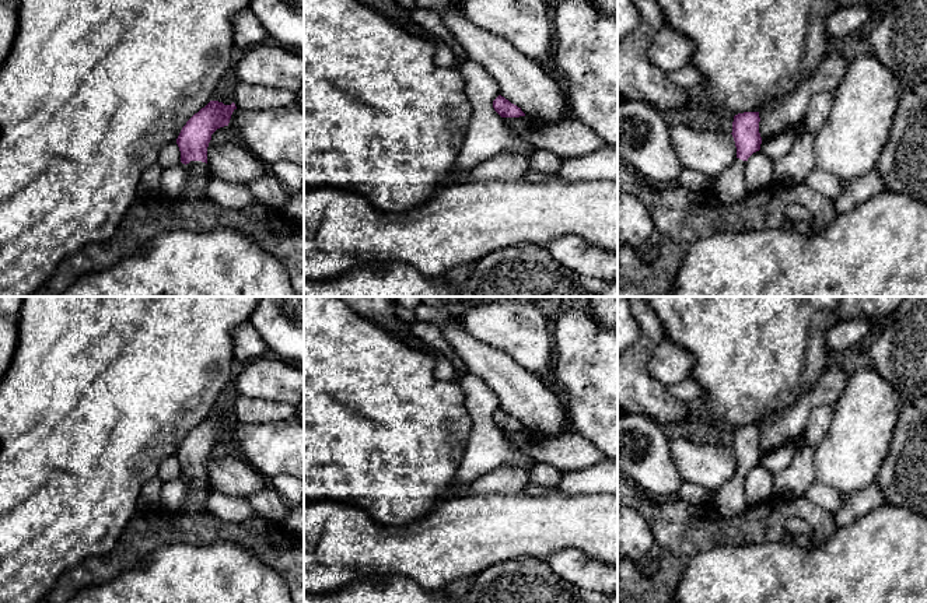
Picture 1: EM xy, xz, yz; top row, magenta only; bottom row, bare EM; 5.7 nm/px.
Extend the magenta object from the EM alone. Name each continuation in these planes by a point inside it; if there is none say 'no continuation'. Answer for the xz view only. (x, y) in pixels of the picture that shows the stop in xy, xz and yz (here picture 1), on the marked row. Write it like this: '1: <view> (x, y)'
no continuation

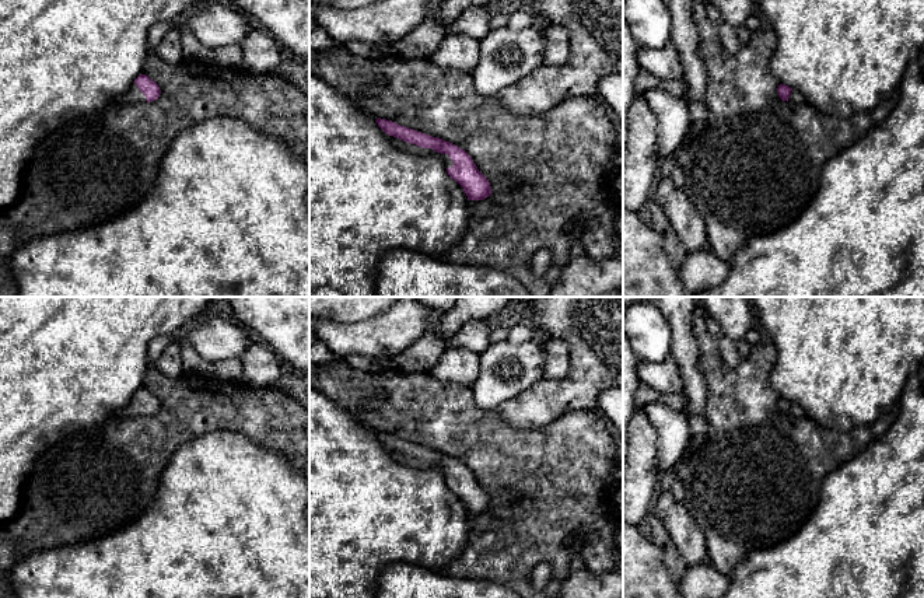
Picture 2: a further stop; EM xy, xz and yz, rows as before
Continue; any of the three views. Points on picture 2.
1: xz (409, 147)

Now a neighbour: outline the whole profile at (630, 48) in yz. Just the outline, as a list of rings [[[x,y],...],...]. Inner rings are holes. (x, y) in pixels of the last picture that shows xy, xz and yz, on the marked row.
[[[623,15],[623,157],[627,143],[627,119],[631,101],[637,94],[636,80],[640,71],[638,43]]]

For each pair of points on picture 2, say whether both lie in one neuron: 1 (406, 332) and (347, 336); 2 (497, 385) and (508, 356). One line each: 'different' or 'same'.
1: same
2: same

